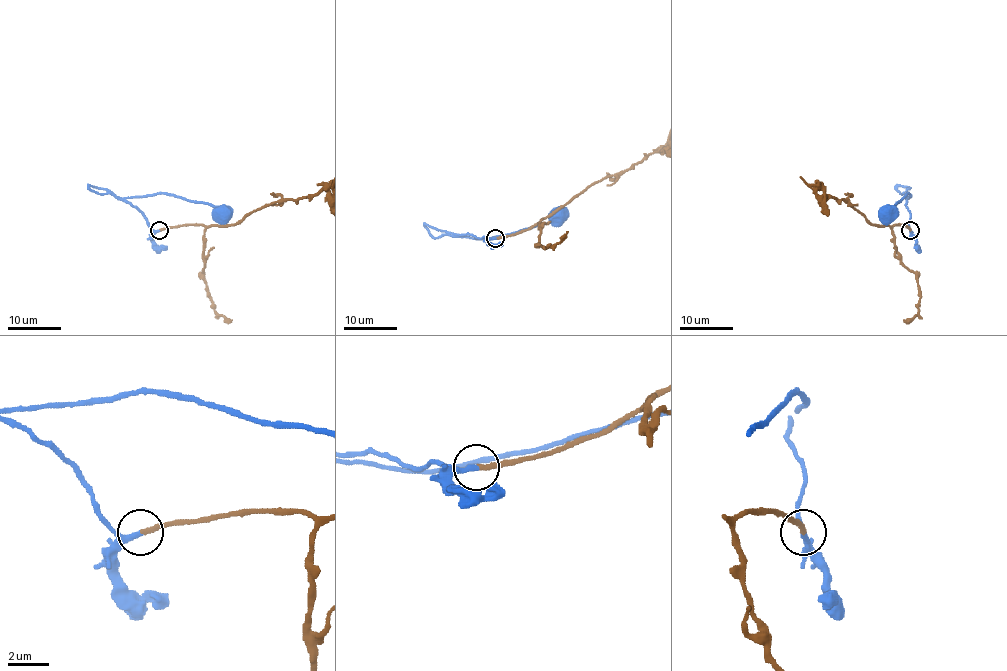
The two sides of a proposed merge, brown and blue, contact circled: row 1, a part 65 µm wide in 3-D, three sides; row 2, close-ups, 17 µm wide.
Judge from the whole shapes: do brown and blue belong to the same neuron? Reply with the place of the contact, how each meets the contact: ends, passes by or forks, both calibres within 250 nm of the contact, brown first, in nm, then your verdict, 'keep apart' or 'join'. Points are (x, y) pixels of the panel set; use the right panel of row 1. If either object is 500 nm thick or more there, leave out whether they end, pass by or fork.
place (910, 230); brown ends; blue ends; calibres 240 and 280 nm; join

